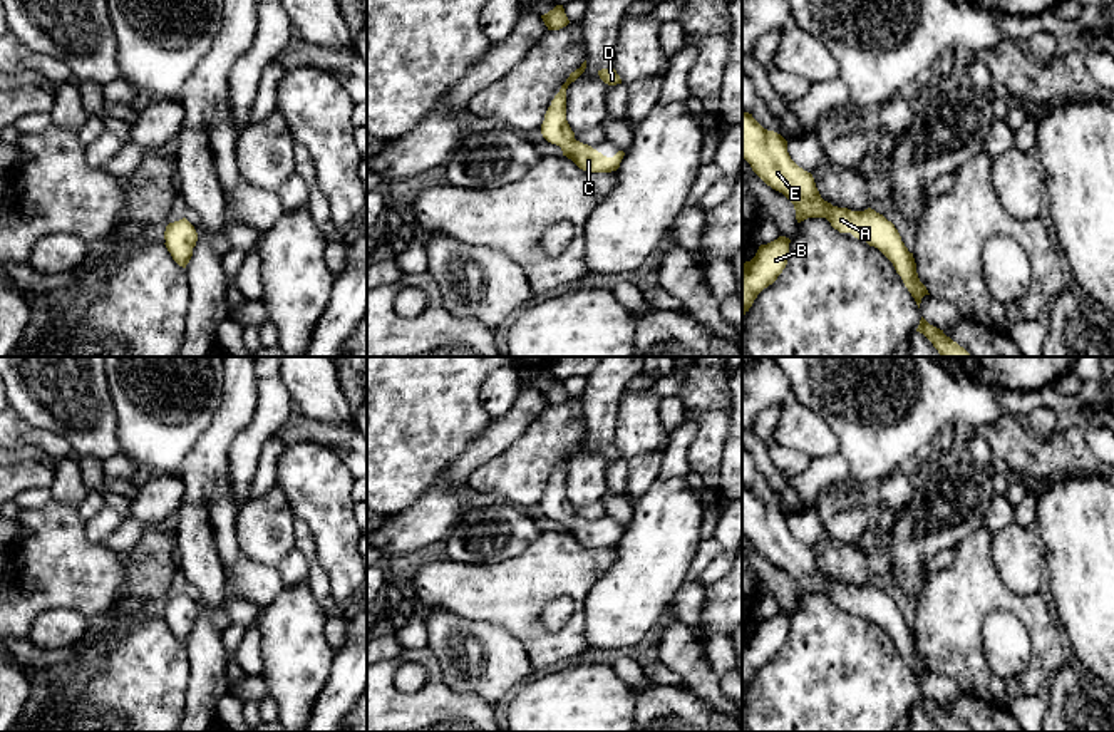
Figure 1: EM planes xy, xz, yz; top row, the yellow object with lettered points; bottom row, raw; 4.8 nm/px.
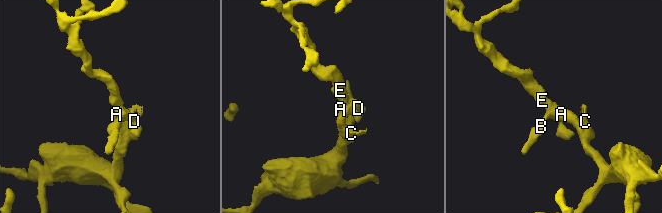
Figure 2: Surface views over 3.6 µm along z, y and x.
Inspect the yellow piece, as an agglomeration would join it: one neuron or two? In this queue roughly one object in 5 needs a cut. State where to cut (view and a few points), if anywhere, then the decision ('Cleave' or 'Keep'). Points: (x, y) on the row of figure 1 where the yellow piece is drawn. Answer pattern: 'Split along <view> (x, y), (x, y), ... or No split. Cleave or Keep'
No split. Keep

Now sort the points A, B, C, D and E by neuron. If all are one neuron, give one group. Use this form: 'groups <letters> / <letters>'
groups A B C D E

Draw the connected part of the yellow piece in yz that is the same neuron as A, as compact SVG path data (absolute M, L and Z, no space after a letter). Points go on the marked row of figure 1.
M742 112L742 157L767 186L794 204L797 223L807 218L826 218L839 233L851 233L859 241L878 248L893 263L920 308L921 298L930 293L918 278L913 253L908 251L891 221L871 208L851 211L824 201L812 174L791 159L787 141L764 129L749 112Z

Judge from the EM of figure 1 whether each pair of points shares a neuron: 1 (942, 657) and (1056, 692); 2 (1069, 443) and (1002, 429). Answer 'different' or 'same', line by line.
1: different
2: same

